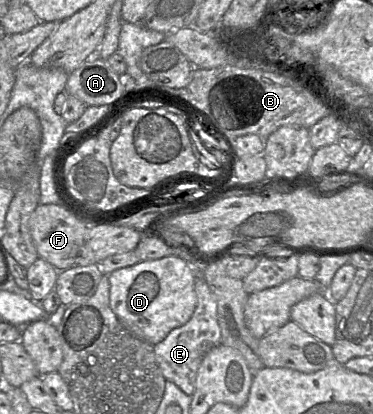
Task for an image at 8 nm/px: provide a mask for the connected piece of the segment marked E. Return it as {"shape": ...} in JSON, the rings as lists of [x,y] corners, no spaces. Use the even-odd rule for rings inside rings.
{"shape":[[[202,276],[195,280],[196,307],[191,318],[182,326],[174,328],[164,340],[154,345],[157,363],[166,380],[172,381],[185,394],[191,396],[195,391],[195,380],[199,365],[206,353],[221,343],[221,329],[217,320],[217,302],[214,294]]]}

